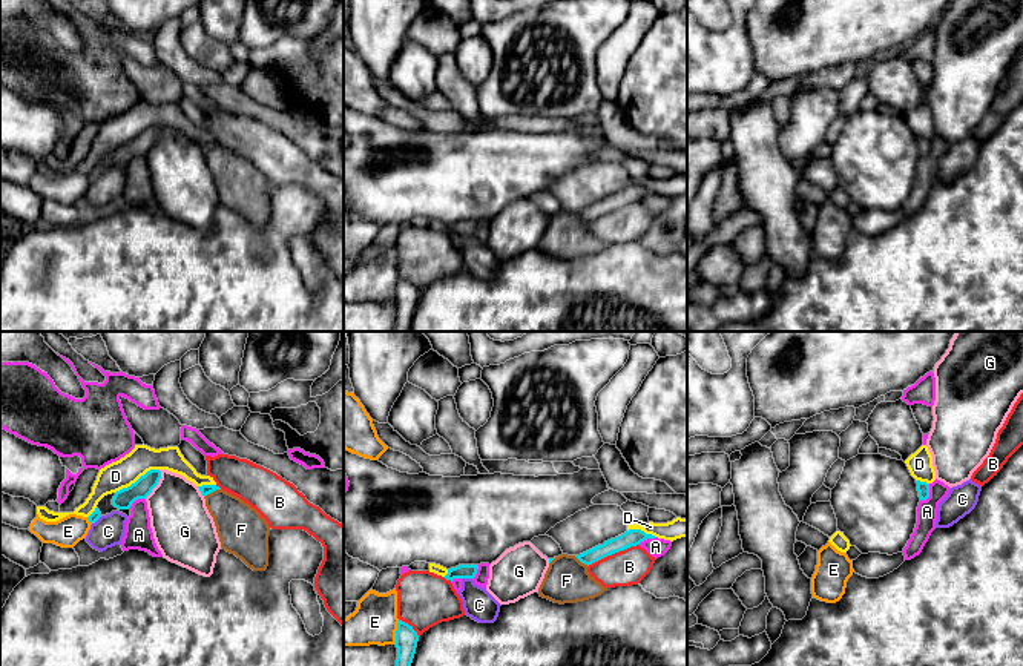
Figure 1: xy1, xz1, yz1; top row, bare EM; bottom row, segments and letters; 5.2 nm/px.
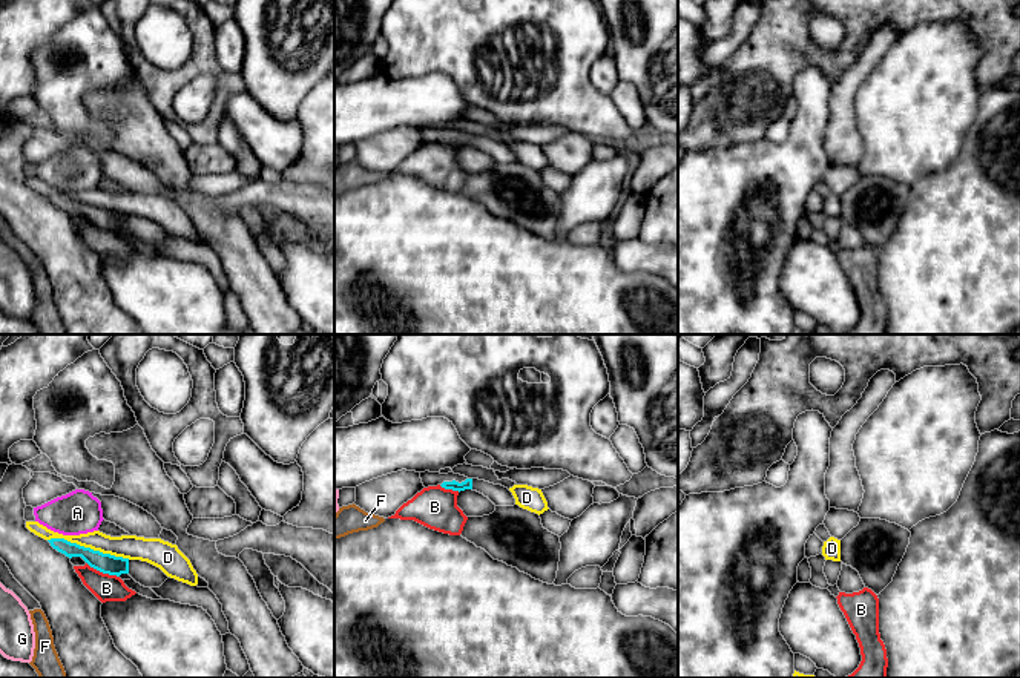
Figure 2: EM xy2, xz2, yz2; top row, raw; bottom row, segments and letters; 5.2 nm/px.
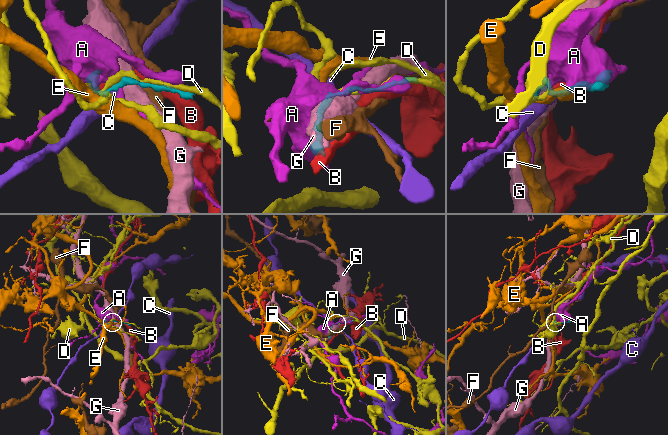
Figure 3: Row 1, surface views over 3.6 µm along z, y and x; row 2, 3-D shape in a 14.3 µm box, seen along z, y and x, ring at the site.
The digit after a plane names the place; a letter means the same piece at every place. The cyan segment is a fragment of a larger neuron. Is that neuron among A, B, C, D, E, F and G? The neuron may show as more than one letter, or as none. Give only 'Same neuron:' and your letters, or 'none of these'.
Same neuron: none of these

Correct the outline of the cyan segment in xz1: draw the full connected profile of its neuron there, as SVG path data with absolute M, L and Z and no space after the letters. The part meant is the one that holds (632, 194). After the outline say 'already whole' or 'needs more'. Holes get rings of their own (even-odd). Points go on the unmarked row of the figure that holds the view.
M629 186L624 190L618 192L615 195L610 195L610 196L604 198L603 201L598 201L598 203L592 204L580 212L575 212L575 213L581 219L589 223L607 212L624 207L630 203L636 203L647 195L655 195L655 192L646 190L641 186Z; already whole

